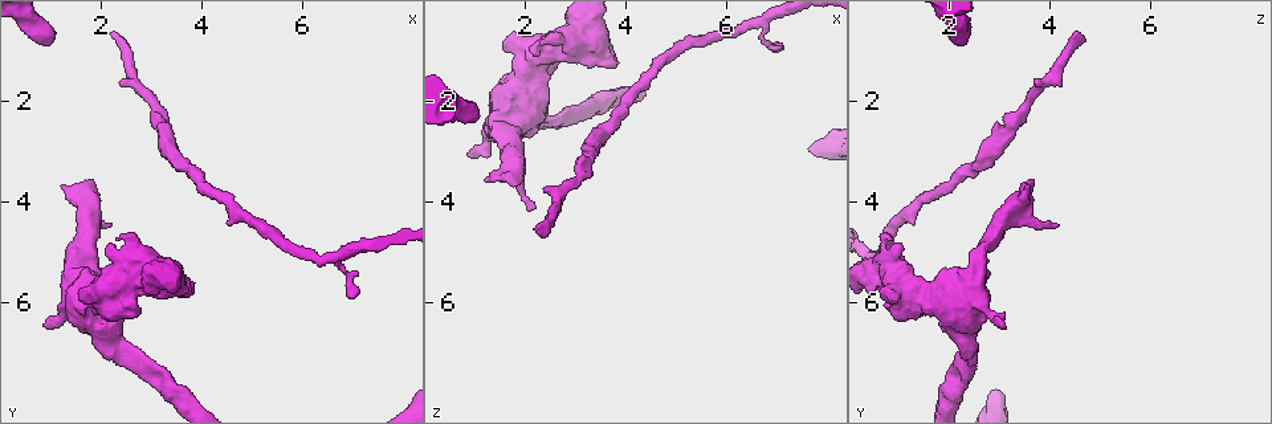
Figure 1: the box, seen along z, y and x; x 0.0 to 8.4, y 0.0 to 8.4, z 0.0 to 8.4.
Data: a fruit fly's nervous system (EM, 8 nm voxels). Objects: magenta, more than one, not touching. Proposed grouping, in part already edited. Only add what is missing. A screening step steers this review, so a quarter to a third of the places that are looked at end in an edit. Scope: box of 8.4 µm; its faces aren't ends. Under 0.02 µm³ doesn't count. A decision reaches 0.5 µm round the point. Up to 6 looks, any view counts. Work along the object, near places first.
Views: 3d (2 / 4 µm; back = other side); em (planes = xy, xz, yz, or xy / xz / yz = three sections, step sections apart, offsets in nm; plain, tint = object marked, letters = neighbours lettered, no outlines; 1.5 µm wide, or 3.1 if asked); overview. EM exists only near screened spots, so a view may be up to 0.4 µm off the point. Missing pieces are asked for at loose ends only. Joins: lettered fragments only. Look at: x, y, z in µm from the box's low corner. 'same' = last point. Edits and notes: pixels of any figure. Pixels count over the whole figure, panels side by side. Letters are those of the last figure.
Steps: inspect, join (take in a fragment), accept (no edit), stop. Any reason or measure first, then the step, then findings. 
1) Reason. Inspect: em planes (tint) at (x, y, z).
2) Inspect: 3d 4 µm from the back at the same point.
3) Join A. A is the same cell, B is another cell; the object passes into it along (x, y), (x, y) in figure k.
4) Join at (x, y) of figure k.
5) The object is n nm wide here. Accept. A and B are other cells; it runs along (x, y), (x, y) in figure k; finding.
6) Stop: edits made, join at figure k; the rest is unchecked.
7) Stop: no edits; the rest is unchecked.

Branch stops here. Inspect: em planes (letters) at (0.95, 0.85, 2.25).

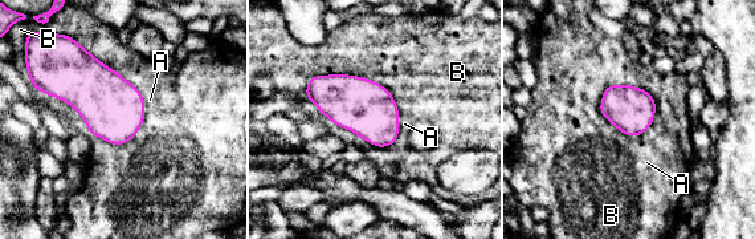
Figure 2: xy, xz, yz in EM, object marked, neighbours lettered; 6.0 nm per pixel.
The object is 260 nm wide here. Accept. A and B are other cells; a border runs along (142, 93), (143, 122), (134, 136) in figure 2; none of them fits.

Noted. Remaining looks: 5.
An open end. Inspect: 3d 2 µm at (1.20, 3.65, 3.60).

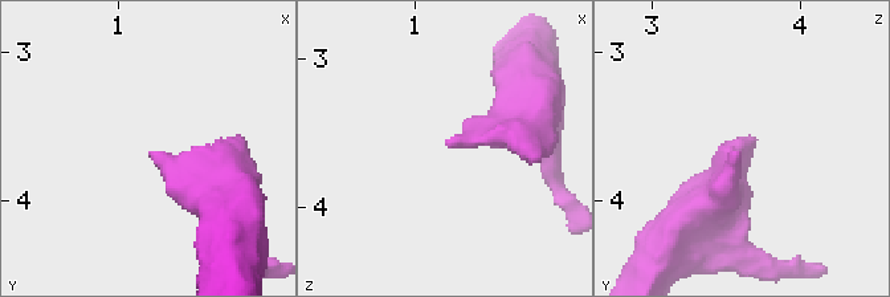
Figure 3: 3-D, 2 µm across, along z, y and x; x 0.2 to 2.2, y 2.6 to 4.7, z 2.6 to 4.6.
Need the tissue. Inspect: em xy step 4 (tint) at (1.22, 3.66, 3.58).

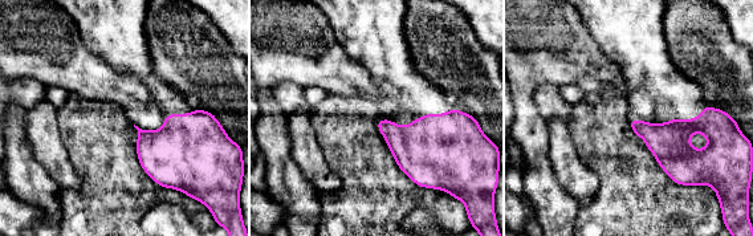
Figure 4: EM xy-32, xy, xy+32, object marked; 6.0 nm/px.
What lies round it. Inspect: em xy step 4 (letters) at the same point.

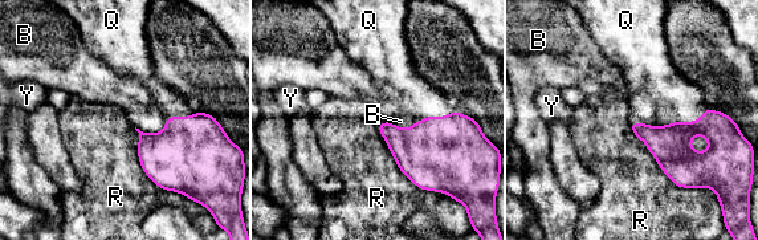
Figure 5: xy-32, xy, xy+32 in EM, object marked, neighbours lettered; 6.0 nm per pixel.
Join Q. Q is the same cell, B, R and Y are other cells; the neuron continues.

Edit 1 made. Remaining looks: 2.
Stop: edits made, join at figure 5; the rest is unchecked.

